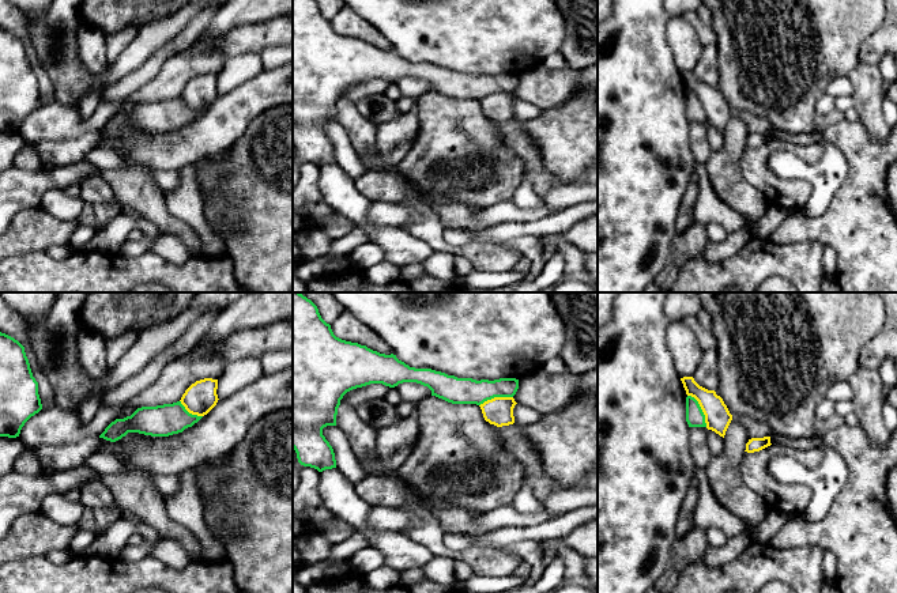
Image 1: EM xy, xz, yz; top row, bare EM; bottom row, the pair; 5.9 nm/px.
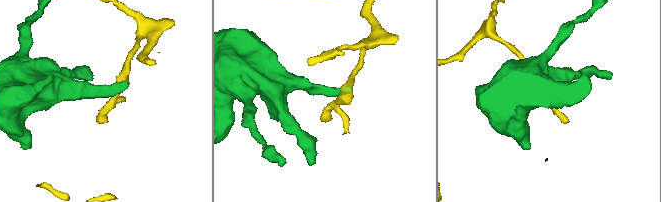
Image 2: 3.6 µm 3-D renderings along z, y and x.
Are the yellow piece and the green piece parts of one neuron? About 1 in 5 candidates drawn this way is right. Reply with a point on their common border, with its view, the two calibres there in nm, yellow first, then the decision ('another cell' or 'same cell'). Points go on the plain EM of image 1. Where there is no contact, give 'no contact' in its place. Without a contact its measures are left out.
contact yz (701, 104); calibres 160 and 110 nm; another cell

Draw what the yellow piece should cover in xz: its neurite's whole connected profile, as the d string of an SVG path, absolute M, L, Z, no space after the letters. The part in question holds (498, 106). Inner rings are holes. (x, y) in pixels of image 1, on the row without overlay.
M494 92L479 102L486 117L502 122L515 118L513 103L516 99L513 92Z

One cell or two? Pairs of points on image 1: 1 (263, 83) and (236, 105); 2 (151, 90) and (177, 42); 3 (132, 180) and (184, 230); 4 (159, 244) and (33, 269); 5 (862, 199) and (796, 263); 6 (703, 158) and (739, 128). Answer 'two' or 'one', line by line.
1: one
2: two
3: one
4: two
5: two
6: two

